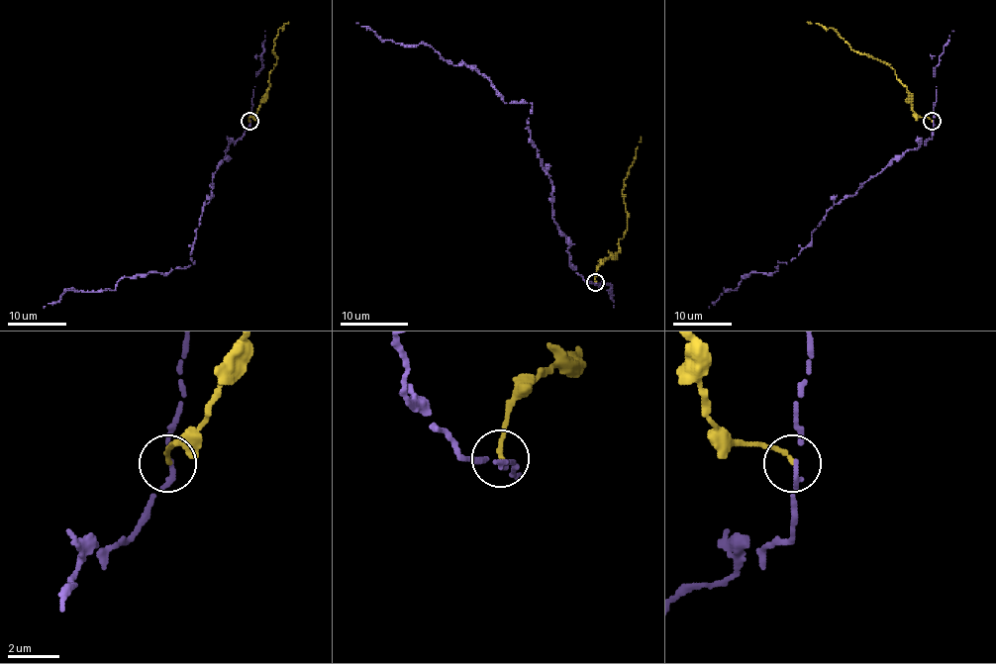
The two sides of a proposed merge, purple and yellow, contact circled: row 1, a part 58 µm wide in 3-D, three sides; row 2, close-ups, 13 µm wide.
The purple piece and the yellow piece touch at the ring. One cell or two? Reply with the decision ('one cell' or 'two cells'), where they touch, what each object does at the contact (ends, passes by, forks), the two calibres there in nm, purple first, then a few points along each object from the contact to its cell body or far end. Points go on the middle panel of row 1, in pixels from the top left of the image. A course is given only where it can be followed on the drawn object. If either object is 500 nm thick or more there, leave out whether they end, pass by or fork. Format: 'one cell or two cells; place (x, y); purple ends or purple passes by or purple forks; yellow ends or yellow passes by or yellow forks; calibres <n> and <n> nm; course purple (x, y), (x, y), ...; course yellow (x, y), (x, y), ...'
two cells; place (595, 282); purple passes by; yellow ends; calibres 170 and 190 nm; course purple (596, 283), (569, 264), (527, 129), (532, 104), (505, 103), (482, 74), (428, 45), (356, 23); course yellow (595, 281), (596, 268), (617, 252), (619, 240), (627, 231), (622, 191), (641, 137)

